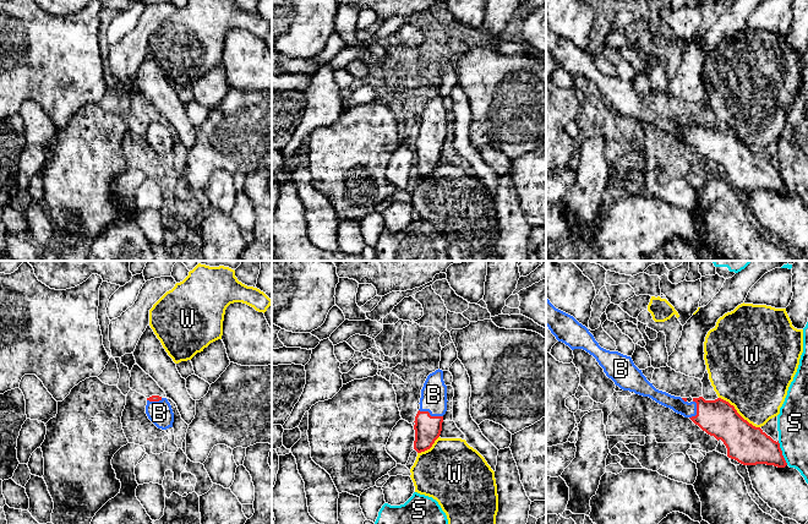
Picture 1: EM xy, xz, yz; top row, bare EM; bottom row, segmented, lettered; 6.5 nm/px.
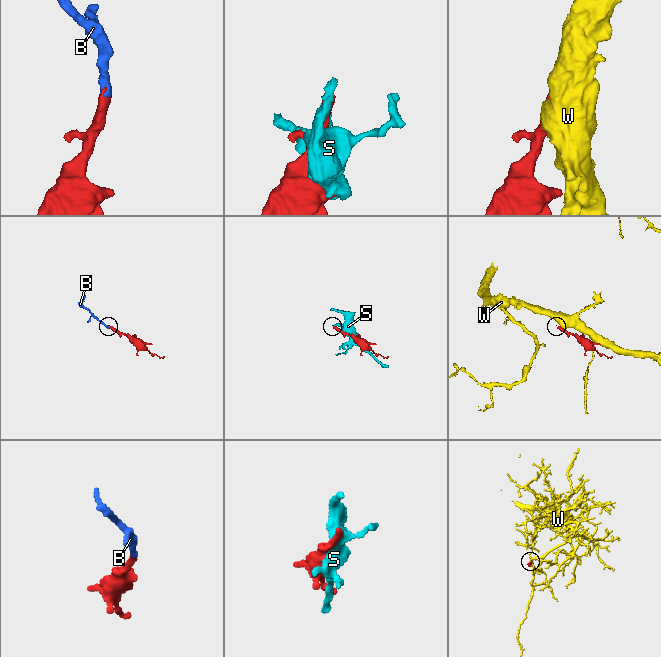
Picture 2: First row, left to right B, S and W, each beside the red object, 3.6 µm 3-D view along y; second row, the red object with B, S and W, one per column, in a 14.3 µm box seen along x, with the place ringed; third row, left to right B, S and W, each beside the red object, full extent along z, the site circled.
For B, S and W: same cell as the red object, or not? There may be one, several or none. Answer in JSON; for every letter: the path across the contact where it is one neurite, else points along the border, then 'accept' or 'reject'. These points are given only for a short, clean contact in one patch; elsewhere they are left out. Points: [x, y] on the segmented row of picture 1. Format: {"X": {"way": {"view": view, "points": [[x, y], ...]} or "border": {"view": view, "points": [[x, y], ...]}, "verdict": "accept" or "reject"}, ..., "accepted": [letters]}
{"B": {"way": {"view": "xz", "points": [[427, 429], [430, 415], [433, 394]]}, "verdict": "accept"}, "S": {"verdict": "reject"}, "W": {"verdict": "reject"}, "accepted": ["B"]}

